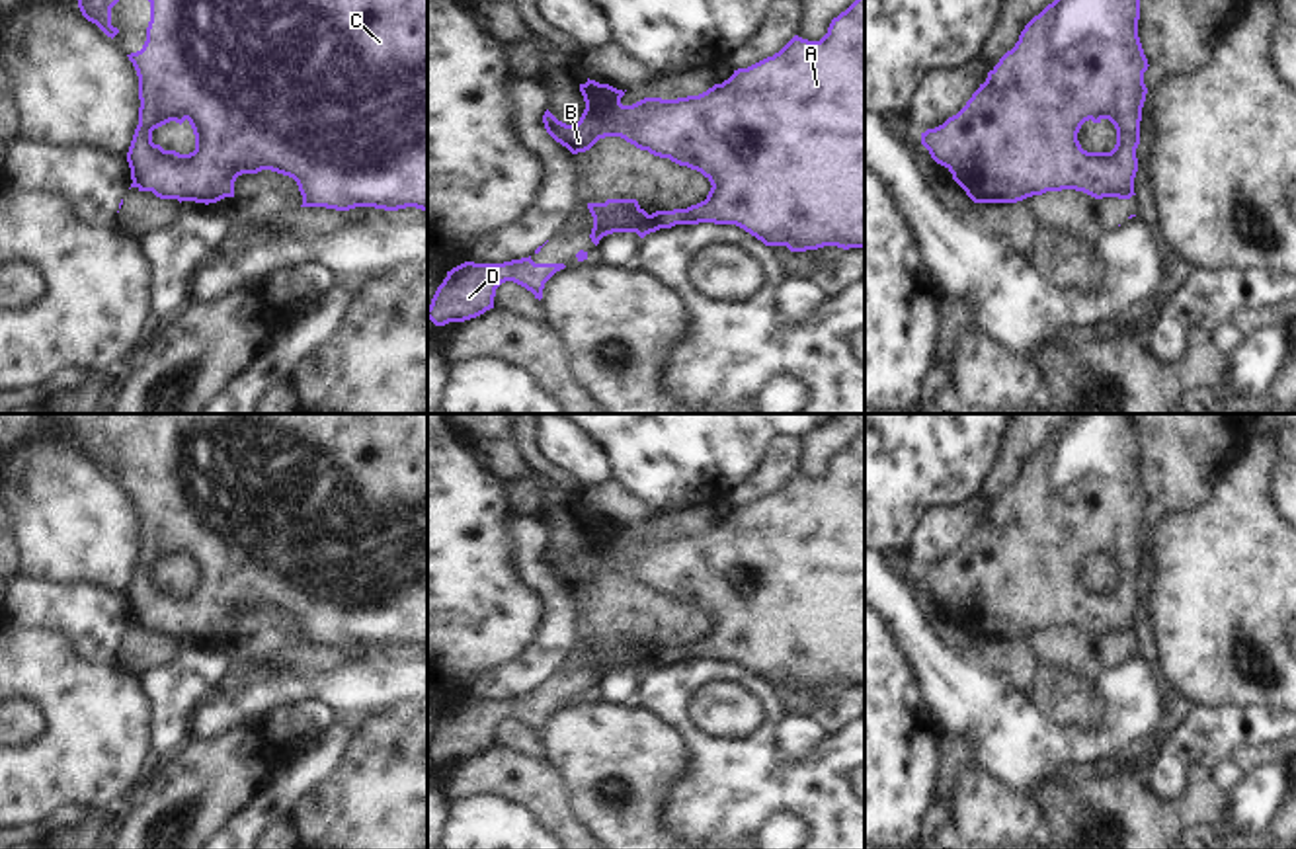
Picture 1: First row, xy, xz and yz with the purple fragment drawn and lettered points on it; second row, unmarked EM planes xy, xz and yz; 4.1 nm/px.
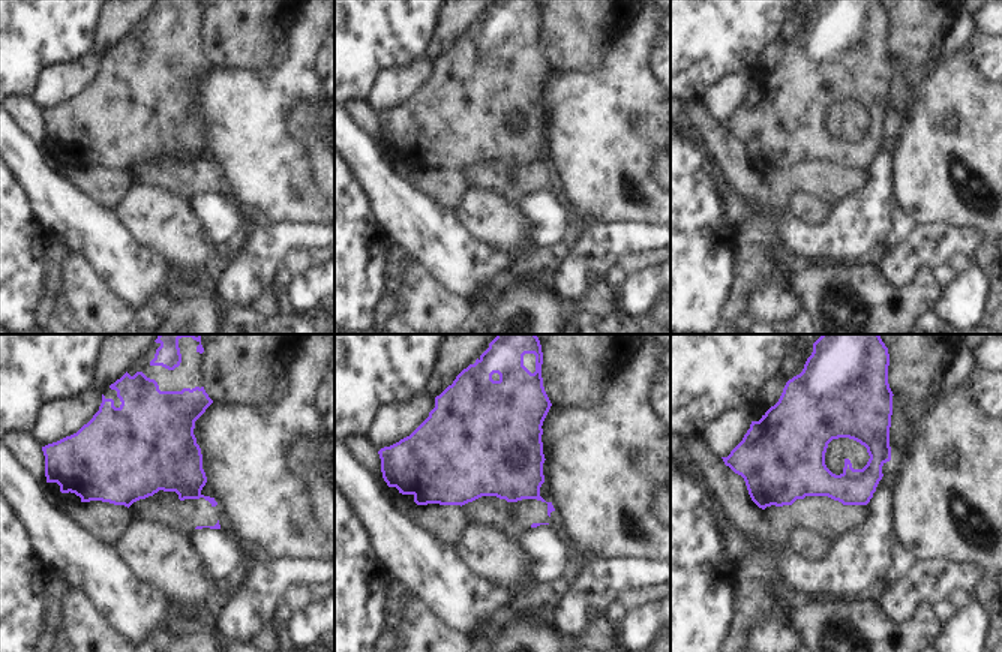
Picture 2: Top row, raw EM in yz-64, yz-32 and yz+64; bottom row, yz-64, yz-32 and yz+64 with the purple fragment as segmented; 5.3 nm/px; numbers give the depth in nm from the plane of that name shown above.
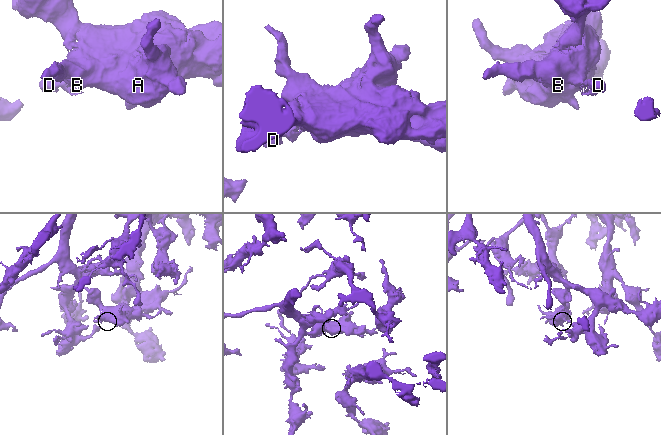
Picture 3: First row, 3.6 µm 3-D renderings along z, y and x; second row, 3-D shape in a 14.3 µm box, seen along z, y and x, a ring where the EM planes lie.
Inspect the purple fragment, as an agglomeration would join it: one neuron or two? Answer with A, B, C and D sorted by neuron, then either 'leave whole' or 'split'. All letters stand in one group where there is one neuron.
A B C / D; split

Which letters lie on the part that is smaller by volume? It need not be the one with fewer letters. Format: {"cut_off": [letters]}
{"cut_off": ["D"]}

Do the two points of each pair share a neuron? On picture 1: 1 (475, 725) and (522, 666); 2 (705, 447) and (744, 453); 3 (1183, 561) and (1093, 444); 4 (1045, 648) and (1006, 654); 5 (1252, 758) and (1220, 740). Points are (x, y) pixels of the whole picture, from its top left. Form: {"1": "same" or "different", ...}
{"1": "different", "2": "same", "3": "different", "4": "different", "5": "different"}

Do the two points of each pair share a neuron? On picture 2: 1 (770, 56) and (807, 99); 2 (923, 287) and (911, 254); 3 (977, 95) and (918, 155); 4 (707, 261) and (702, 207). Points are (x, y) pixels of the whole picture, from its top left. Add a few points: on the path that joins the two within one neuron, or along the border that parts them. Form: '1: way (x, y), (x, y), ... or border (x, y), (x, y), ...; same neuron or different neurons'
1: border (786, 47), (780, 62), (770, 72); different neurons
2: border (930, 269), (920, 269), (902, 287), (884, 278); different neurons
3: way (977, 114), (938, 155); same neuron
4: way (696, 248), (696, 221); same neuron

